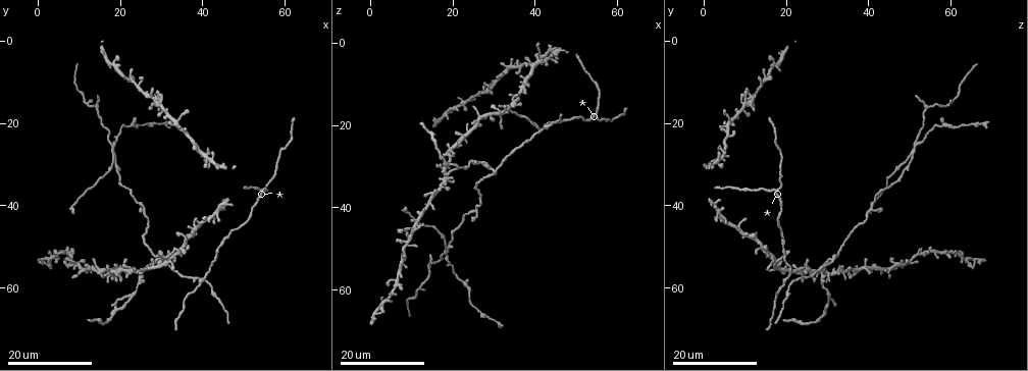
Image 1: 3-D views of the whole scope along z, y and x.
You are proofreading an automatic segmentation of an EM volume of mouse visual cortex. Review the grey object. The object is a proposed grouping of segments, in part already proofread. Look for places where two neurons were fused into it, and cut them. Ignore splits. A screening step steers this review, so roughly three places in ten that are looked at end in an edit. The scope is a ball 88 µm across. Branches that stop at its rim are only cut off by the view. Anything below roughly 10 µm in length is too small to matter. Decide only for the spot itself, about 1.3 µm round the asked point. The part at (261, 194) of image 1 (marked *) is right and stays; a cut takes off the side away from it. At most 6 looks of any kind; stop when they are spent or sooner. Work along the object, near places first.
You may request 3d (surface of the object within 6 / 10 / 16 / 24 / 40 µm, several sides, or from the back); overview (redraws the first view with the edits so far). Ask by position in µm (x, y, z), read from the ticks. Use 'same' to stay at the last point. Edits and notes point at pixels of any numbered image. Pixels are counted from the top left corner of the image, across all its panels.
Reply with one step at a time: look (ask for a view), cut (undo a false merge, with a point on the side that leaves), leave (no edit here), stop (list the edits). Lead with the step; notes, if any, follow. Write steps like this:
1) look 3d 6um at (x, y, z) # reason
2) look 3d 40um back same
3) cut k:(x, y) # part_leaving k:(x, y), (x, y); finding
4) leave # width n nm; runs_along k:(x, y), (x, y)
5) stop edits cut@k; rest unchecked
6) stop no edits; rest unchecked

look 3d 24um at (26.0, 41.0, 39.5) # thin neck

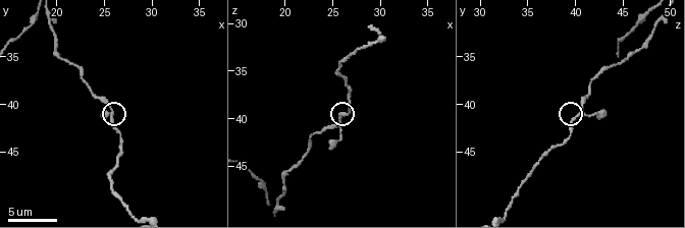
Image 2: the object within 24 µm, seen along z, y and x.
look 3d 6um at (25.6, 41.4, 40.2)

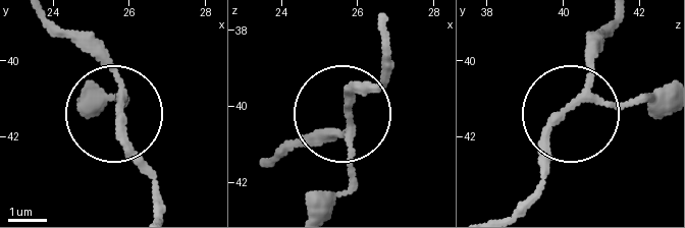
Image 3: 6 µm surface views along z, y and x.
look 3d 6um back at (25.75, 41.30, 40.05) # other side

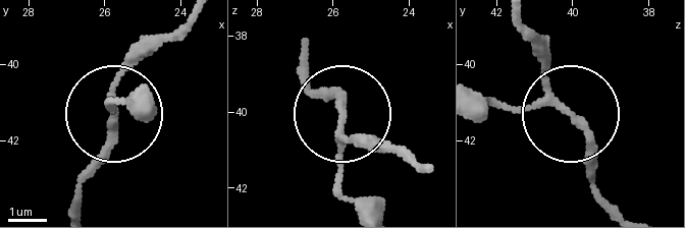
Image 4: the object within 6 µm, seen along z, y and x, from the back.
leave # arms 3; runs_along 4:(609, 203), (589, 173), (586, 134), (534, 50); continuous, no second neuron

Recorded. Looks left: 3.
look 3d 24um at (30.0, 53.0, 31.0) # branch point

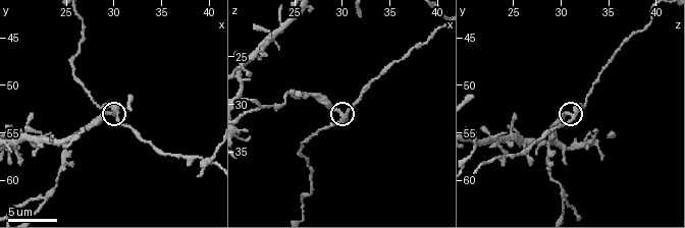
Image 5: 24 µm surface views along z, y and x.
look 3d 10um at (30.2, 53.0, 31.6)

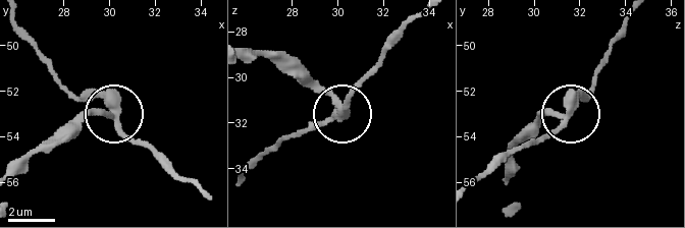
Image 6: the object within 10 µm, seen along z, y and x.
cut 6:(92, 115) # part_leaving 6:(337, 112), (327, 93), (304, 87), (263, 57), (246, 56); a second neuron is stuck on

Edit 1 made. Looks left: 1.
stop edits cut@6; rest unchecked

